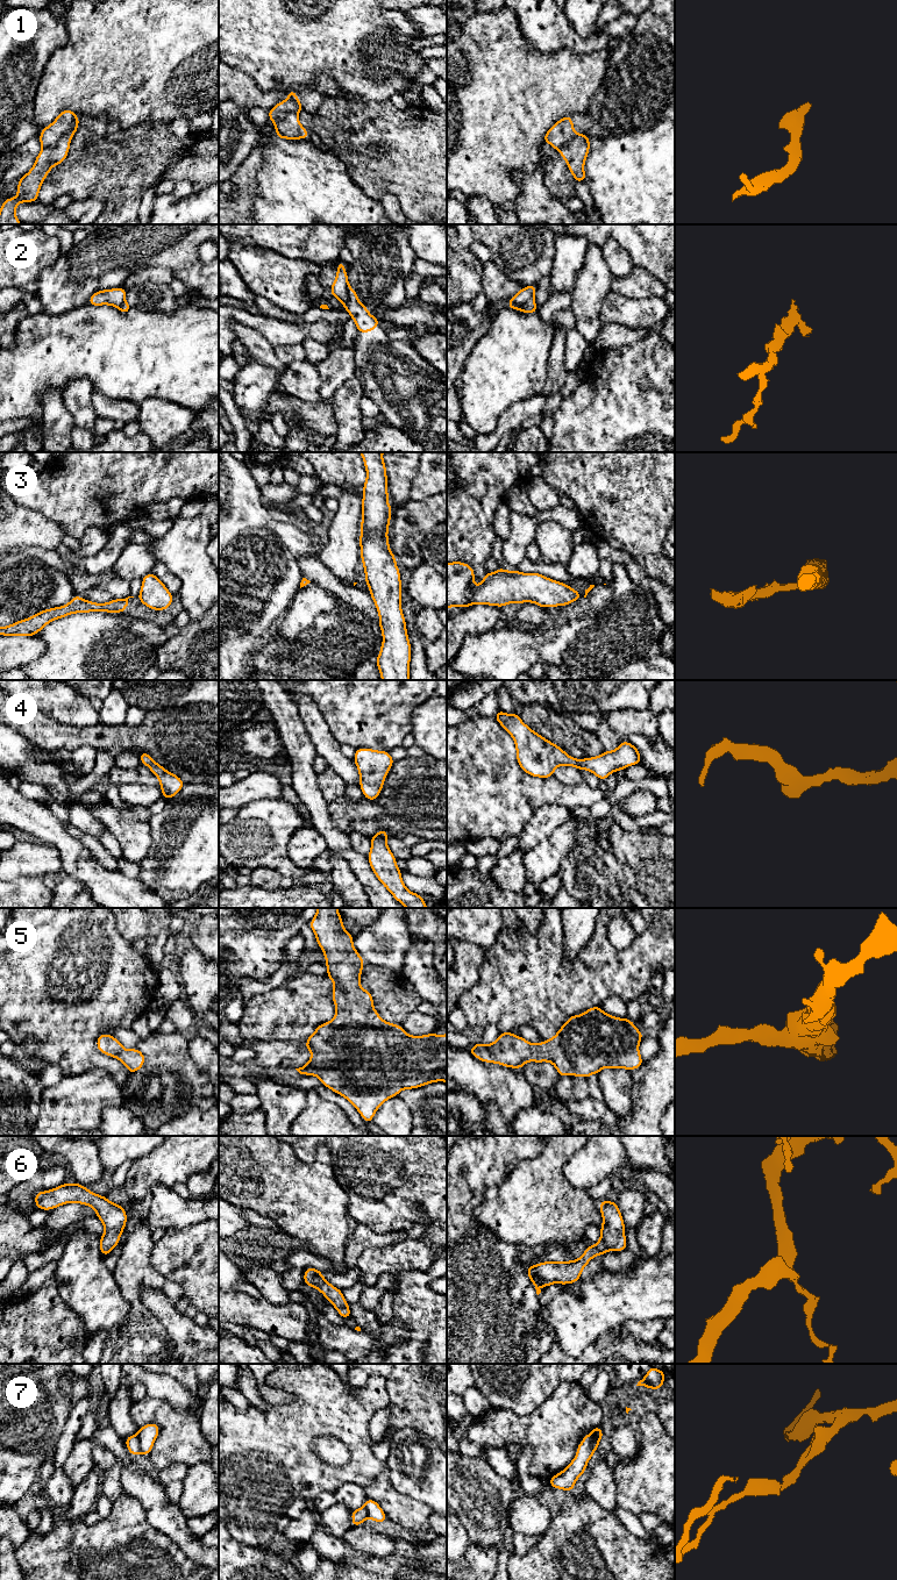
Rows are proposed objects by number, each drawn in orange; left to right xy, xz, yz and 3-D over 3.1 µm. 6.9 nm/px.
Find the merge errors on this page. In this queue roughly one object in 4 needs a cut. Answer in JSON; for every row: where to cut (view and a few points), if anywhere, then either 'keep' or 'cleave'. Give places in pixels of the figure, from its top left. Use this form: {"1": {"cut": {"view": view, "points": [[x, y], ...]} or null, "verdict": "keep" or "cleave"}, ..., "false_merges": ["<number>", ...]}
{"1": {"cut": {"view": "xy", "points": [[71, 137], [65, 135], [54, 145], [42, 148]]}, "verdict": "cleave"}, "2": {"cut": {"view": "yz", "points": [[533, 297], [524, 304], [512, 304], [510, 301]]}, "verdict": "cleave"}, "3": {"cut": {"view": "xz", "points": [[365, 580], [369, 585]]}, "verdict": "cleave"}, "4": {"cut": null, "verdict": "keep"}, "5": {"cut": null, "verdict": "keep"}, "6": {"cut": null, "verdict": "keep"}, "7": {"cut": {"view": "xy", "points": [[136, 1435], [140, 1452]]}, "verdict": "cleave"}, "false_merges": ["1", "2", "3", "7"]}

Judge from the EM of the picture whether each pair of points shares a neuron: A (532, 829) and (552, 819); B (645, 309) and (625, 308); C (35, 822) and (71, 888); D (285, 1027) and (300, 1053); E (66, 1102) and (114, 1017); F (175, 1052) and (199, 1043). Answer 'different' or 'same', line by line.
A: same
B: same
C: different
D: different
E: different
F: different

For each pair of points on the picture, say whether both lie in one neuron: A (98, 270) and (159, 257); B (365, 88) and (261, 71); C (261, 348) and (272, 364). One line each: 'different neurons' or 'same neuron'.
A: same neuron
B: same neuron
C: same neuron

